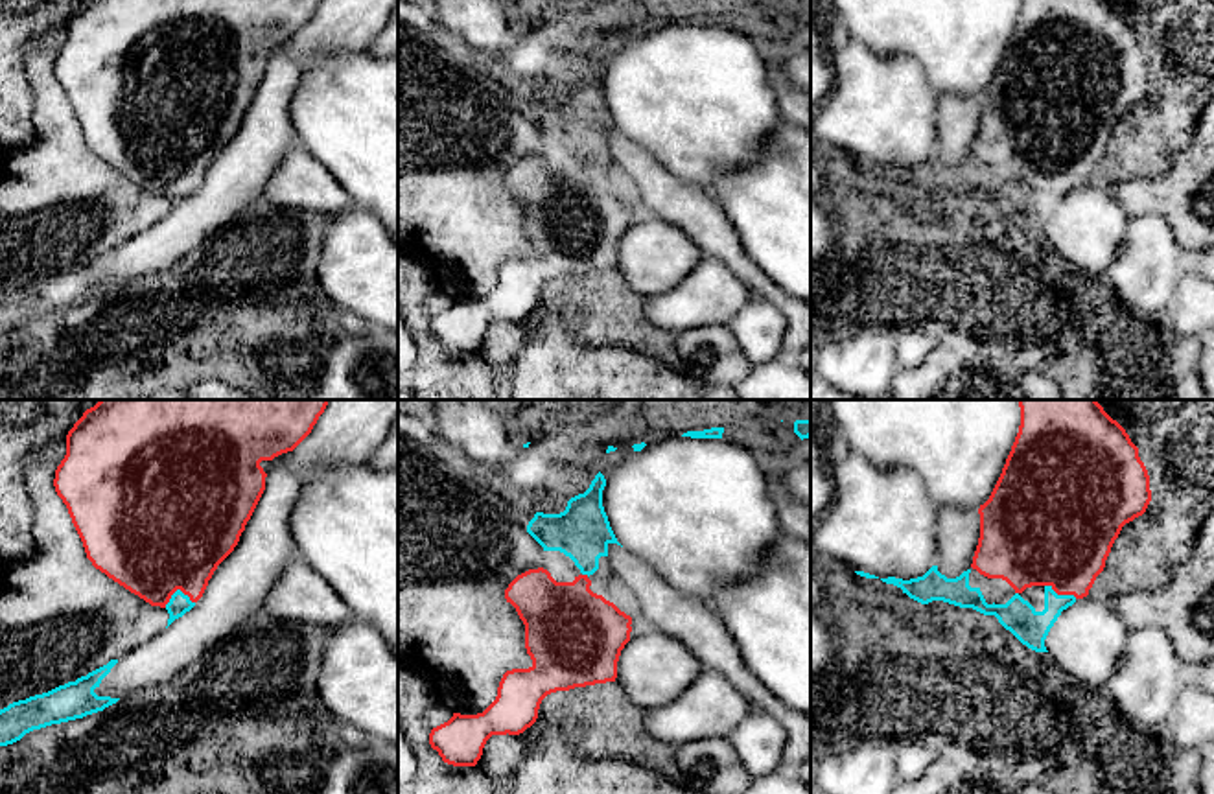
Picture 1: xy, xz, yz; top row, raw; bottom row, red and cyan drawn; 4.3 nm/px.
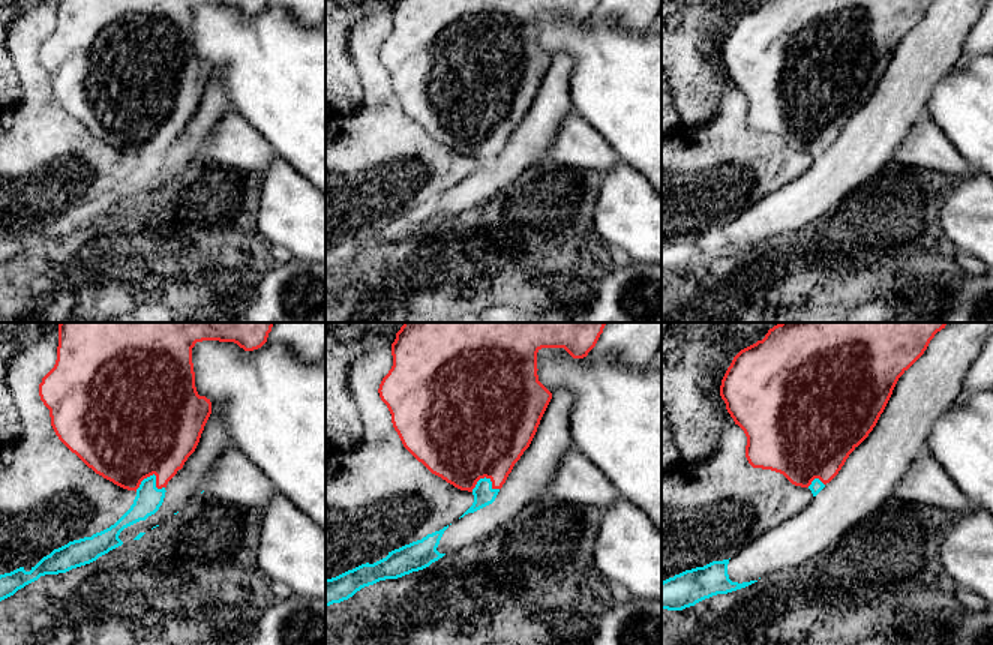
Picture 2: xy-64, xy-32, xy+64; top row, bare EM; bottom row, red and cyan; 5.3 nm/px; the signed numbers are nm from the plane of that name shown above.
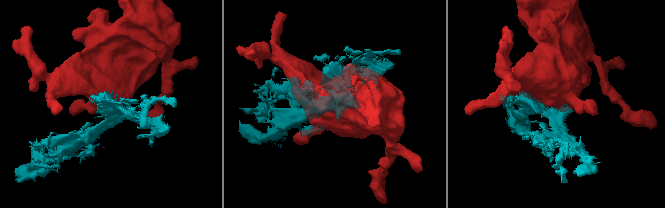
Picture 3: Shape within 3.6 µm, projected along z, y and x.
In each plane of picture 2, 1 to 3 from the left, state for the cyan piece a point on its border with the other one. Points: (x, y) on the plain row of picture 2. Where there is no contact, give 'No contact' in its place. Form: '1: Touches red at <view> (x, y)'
1: Touches red at xy-64 (152, 138)
2: Touches red at xy-32 (485, 140)
3: Touches red at xy+64 (815, 141)

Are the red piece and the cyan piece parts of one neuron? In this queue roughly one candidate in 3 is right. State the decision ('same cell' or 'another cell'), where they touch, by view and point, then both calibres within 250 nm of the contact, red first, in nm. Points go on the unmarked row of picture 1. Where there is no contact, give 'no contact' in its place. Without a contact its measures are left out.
another cell; meets red in xy at (177, 175); 500 nm thick on the red side, 90 nm on the other

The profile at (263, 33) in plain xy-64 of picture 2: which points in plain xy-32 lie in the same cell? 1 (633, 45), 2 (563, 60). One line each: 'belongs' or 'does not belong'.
1: belongs
2: does not belong

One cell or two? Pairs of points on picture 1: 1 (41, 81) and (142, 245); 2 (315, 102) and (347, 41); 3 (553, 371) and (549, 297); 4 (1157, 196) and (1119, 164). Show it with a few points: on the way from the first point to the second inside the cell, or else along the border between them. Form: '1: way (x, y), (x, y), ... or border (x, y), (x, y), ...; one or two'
1: border (164, 214), (118, 247); two
2: border (378, 58), (319, 50), (301, 69); two
3: border (536, 306), (575, 310), (583, 341); two
4: border (1174, 161), (1157, 175), (1120, 179), (1109, 188); two

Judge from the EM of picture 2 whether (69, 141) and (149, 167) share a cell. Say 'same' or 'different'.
different

